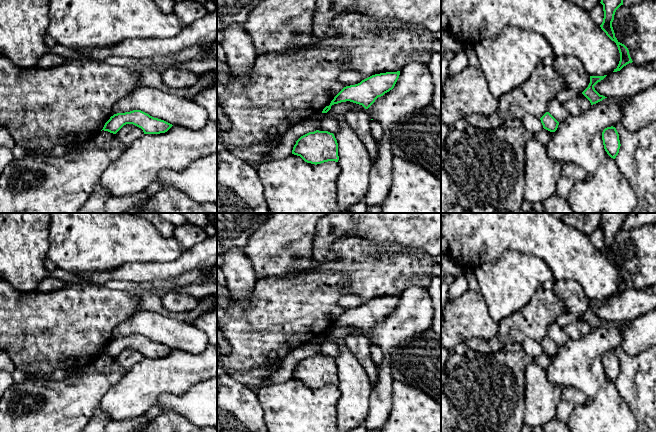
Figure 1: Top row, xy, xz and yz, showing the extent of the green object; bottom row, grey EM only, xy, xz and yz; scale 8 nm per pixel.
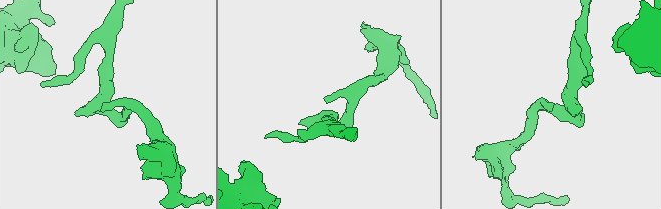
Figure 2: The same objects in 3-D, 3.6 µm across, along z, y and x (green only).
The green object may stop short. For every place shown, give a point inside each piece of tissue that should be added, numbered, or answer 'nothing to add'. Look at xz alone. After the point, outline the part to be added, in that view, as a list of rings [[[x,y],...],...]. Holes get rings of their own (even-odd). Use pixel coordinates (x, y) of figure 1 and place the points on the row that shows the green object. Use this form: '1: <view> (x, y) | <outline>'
nothing to add

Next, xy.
nothing to add

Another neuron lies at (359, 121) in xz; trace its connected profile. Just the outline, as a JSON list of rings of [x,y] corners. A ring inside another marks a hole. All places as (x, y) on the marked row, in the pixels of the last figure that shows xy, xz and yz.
[[[354,106],[345,115],[345,119],[362,141],[373,163],[376,160],[378,148],[370,128],[371,117],[357,106]]]

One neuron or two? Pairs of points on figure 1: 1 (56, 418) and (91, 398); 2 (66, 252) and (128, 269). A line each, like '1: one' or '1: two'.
1: one
2: two

